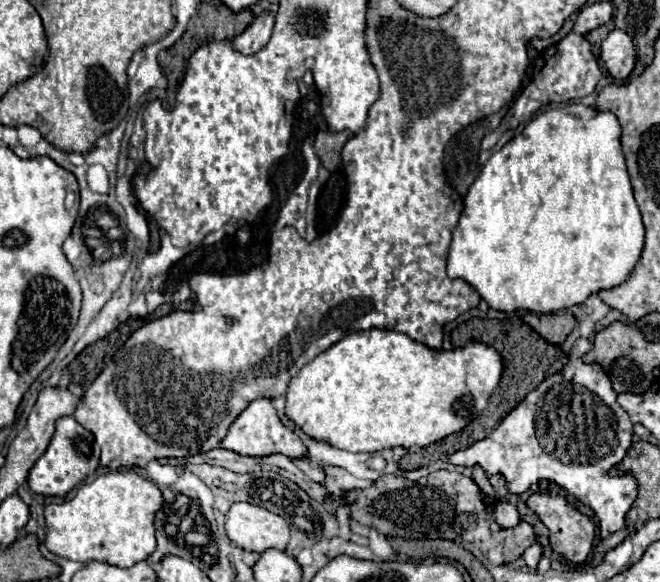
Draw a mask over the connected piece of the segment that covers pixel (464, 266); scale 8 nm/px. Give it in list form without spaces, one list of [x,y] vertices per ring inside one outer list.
[[[572,103],[568,107],[538,113],[524,127],[522,135],[510,139],[500,151],[496,151],[486,161],[478,179],[470,185],[468,195],[464,197],[464,211],[460,215],[460,223],[454,231],[450,253],[448,253],[448,275],[452,279],[456,277],[466,279],[480,293],[480,297],[488,301],[490,307],[508,313],[516,309],[534,311],[534,313],[554,313],[560,309],[570,309],[572,305],[578,305],[584,299],[588,299],[588,295],[592,293],[598,293],[608,287],[618,287],[620,283],[624,283],[624,279],[628,279],[628,275],[632,273],[632,267],[636,267],[636,263],[640,261],[642,247],[644,247],[644,225],[632,193],[626,161],[620,147],[620,135],[622,135],[622,127],[616,115],[612,115],[612,111],[598,111],[596,107]]]

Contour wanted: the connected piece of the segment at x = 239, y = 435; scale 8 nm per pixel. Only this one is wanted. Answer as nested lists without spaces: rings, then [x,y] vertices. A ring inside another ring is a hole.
[[[256,399],[240,413],[240,417],[232,423],[226,439],[222,441],[222,447],[236,451],[240,455],[252,455],[252,457],[266,457],[272,453],[282,453],[290,459],[308,457],[308,449],[302,443],[302,439],[298,435],[292,435],[292,431],[278,419],[278,413],[268,399]]]

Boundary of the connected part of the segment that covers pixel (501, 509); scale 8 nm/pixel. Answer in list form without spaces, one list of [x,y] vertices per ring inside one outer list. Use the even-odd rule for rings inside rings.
[[[500,501],[496,503],[496,509],[494,509],[494,519],[500,527],[516,527],[518,525],[518,511],[512,503],[506,503],[506,501]]]

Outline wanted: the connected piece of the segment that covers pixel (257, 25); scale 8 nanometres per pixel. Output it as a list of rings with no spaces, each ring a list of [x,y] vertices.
[[[266,9],[252,21],[252,25],[242,35],[238,35],[232,41],[234,49],[238,49],[244,55],[252,55],[252,53],[260,51],[268,43],[272,29],[274,29],[274,13],[270,9]]]

